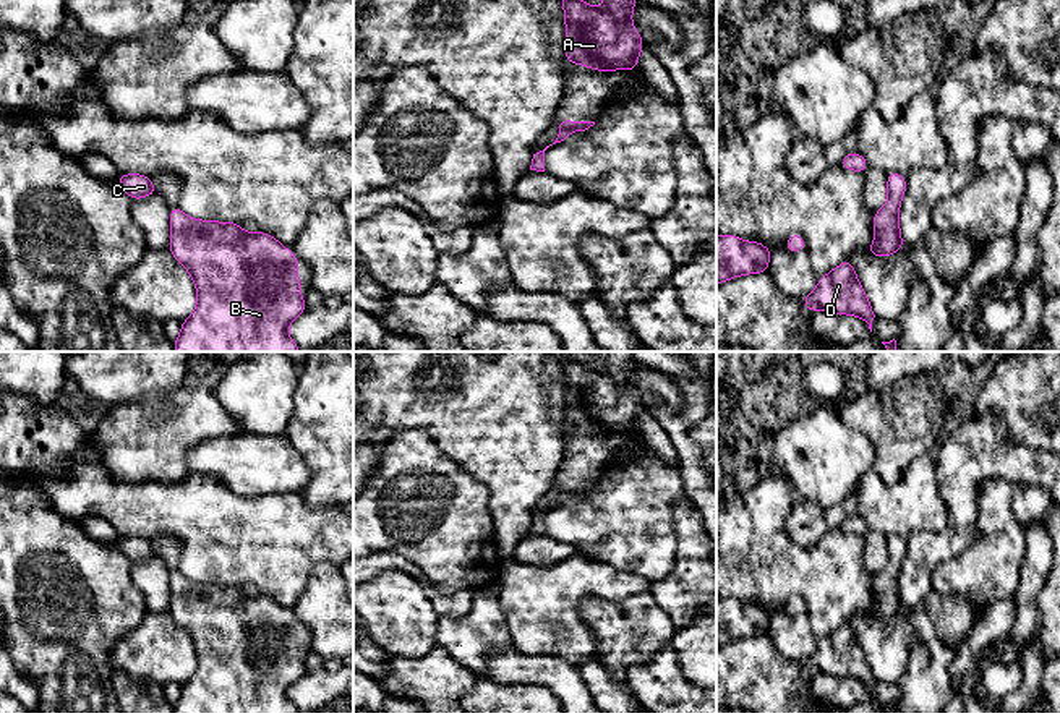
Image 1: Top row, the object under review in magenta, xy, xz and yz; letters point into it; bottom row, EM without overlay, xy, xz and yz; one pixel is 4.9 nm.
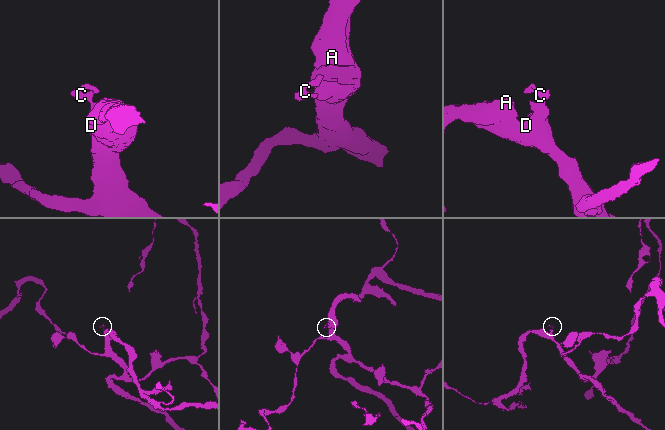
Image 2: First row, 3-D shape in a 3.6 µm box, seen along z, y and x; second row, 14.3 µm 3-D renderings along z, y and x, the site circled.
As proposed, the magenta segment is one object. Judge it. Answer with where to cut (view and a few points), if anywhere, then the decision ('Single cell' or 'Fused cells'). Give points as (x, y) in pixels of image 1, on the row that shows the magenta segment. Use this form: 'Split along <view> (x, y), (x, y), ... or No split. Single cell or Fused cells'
No split. Single cell

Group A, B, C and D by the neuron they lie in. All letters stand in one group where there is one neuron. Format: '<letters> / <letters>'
A B C D

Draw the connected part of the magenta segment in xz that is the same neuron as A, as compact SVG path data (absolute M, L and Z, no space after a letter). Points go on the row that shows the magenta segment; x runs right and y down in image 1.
M562 0L566 19L566 63L596 71L639 70L637 55L645 49L630 24L637 0L605 0L603 8L583 0Z

